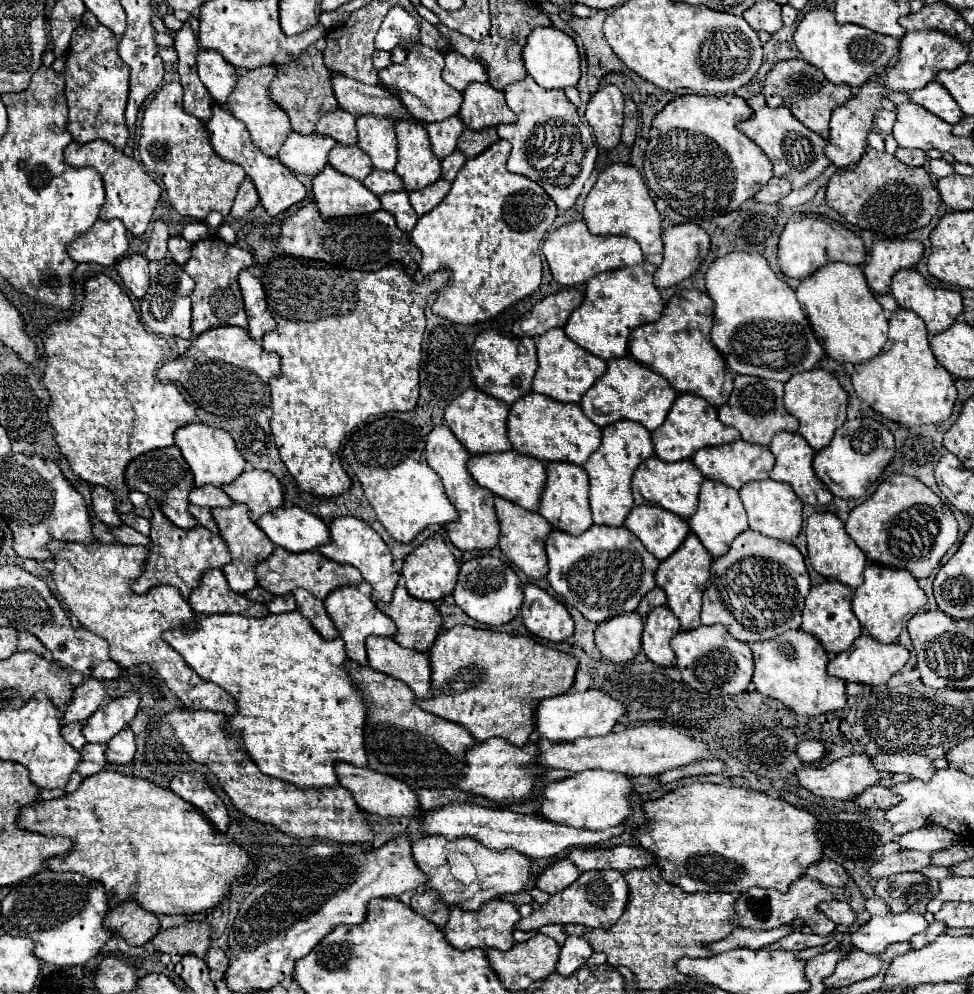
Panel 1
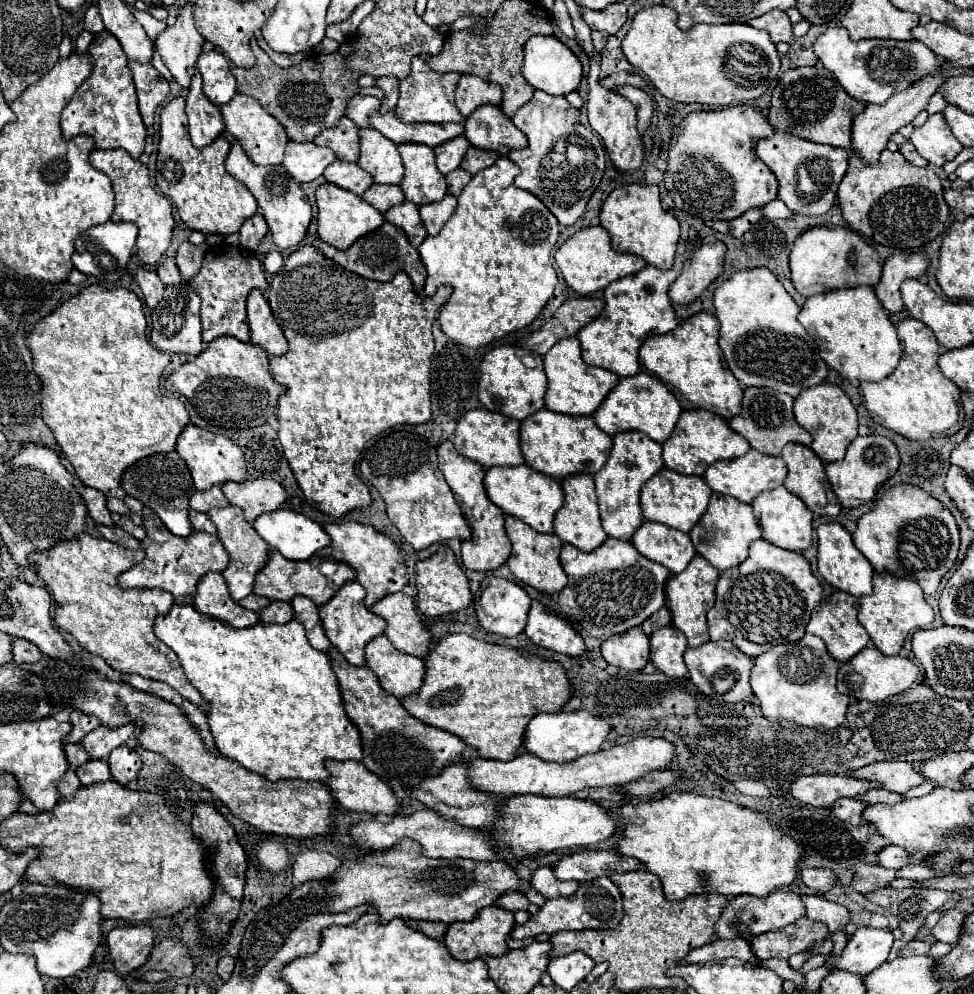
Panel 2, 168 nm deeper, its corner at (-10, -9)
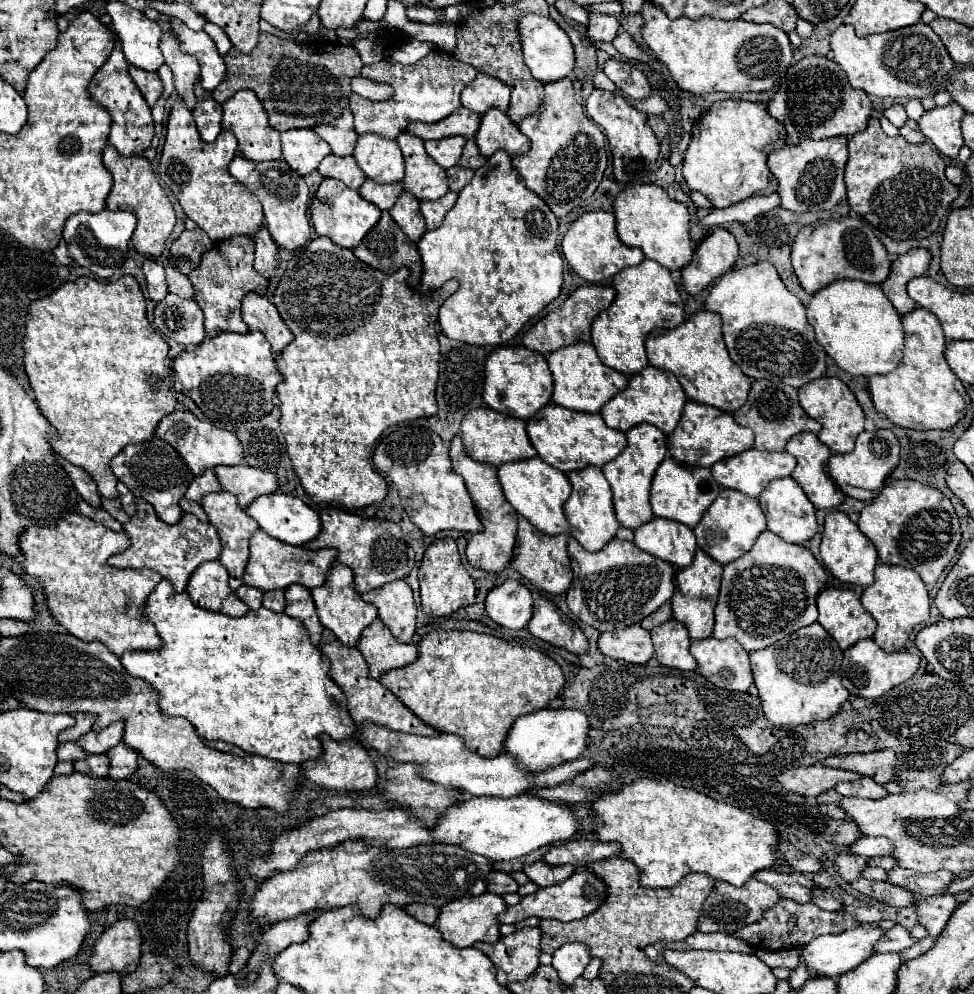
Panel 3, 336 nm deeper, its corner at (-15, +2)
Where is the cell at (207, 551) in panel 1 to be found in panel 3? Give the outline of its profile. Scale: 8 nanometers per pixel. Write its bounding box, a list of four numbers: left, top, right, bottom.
[107,499,221,593]

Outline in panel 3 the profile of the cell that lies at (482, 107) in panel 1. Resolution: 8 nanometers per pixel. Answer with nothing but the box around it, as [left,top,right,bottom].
[475,109,529,157]

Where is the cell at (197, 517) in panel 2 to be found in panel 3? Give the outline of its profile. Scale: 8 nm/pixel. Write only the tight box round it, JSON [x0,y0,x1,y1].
[179,497,207,521]

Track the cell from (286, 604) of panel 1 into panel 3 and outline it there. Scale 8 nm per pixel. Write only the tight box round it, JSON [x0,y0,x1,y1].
[263,591,285,613]

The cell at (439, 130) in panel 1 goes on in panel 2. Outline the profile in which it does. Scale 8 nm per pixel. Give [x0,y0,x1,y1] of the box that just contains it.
[434,136,470,174]

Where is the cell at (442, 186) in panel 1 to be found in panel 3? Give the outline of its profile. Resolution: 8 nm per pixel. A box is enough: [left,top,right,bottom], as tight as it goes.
[421,191,457,229]

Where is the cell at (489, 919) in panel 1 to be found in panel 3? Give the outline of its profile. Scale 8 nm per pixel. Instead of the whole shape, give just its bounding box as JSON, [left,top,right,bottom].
[437,891,507,947]

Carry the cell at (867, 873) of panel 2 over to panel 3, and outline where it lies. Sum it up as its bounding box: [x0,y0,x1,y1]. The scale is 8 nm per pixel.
[833,853,867,883]

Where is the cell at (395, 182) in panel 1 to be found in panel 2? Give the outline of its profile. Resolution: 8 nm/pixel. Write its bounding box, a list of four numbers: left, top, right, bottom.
[362,184,404,212]

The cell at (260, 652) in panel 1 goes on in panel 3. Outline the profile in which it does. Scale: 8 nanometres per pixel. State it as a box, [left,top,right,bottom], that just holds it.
[121,579,353,765]

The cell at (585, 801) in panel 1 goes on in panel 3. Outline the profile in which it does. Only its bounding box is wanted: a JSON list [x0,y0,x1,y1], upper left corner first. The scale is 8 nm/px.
[431,793,579,861]

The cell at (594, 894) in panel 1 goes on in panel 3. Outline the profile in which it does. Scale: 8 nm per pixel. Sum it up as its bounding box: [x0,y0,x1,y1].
[499,869,607,923]

